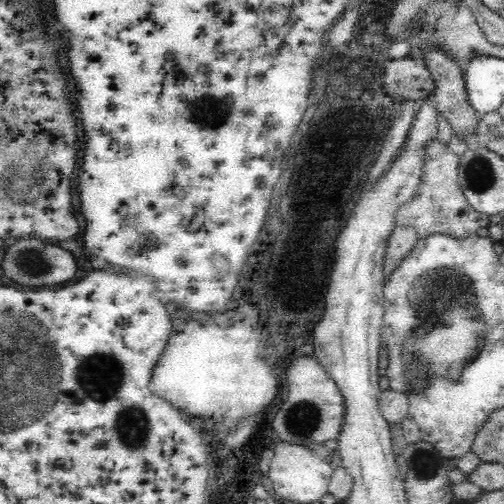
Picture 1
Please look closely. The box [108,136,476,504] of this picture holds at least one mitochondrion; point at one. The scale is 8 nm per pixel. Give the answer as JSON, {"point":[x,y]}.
{"point":[132,421]}

